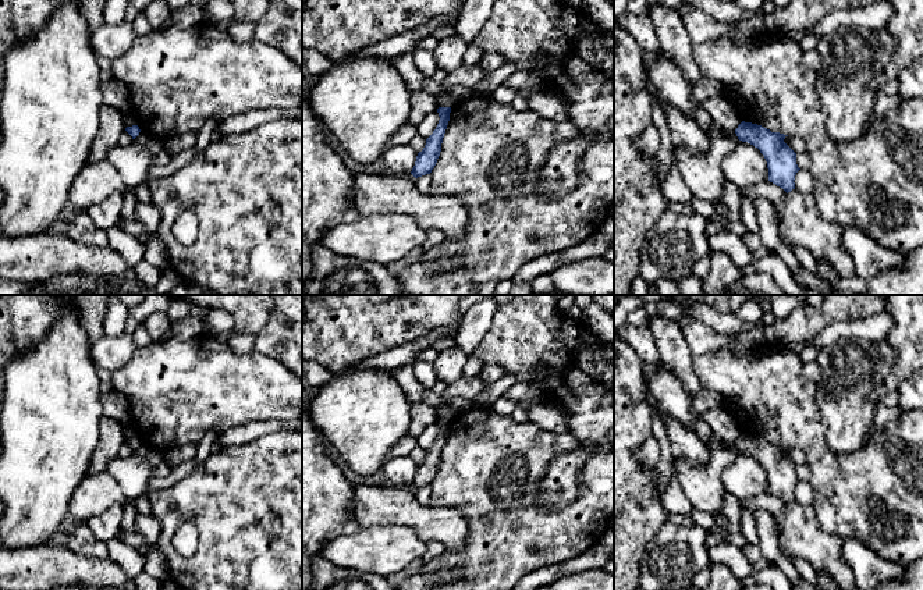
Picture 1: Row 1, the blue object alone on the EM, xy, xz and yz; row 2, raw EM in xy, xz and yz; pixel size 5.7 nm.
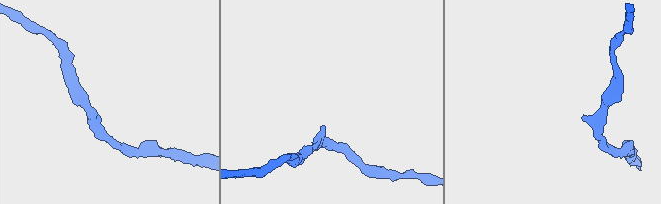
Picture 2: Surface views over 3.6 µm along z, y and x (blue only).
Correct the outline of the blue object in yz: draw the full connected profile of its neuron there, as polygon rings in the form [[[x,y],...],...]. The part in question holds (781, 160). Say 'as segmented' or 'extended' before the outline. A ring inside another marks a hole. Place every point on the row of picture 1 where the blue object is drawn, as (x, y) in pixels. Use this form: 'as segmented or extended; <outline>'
as segmented; [[[745,121],[738,125],[735,134],[739,141],[753,145],[764,156],[770,182],[787,193],[795,189],[795,175],[800,168],[796,164],[796,153],[784,142],[788,135]]]

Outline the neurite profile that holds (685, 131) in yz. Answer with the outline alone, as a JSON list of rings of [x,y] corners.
[[[646,78],[649,95],[653,100],[658,100],[663,106],[664,117],[667,120],[672,145],[686,148],[695,154],[704,153],[709,145],[709,135],[700,127],[696,118],[692,118],[671,106],[649,82]]]

